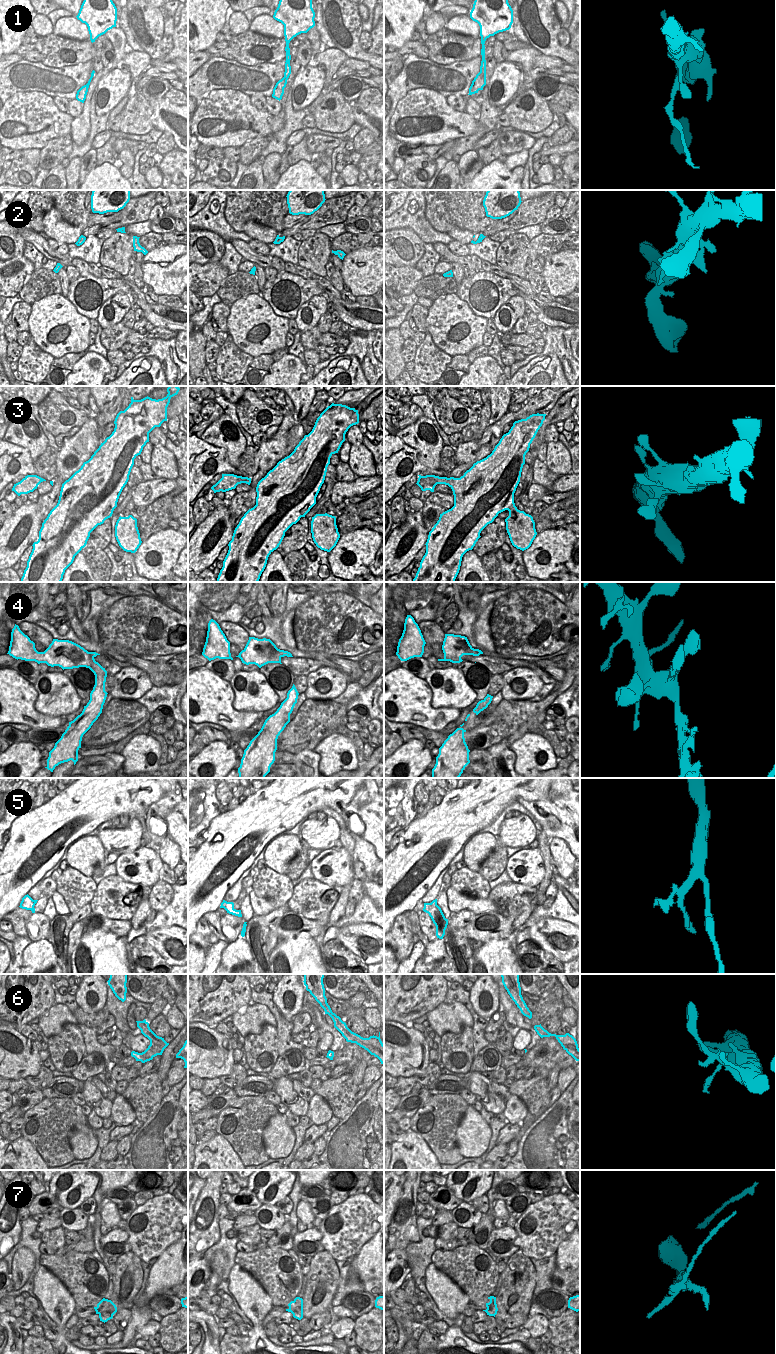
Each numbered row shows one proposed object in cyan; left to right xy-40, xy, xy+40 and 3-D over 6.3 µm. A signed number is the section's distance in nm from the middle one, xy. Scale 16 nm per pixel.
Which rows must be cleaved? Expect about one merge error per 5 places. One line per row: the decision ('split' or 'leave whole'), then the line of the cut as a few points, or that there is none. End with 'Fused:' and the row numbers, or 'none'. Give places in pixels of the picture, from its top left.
1: split; cut xy+40 (484, 42), (482, 46)
2: leave whole; cut none
3: leave whole; cut none
4: leave whole; cut none
5: leave whole; cut none
6: leave whole; cut none
7: split; cut xy-40 (98, 1313), (109, 1313), (112, 1317)
Fused: 1, 7

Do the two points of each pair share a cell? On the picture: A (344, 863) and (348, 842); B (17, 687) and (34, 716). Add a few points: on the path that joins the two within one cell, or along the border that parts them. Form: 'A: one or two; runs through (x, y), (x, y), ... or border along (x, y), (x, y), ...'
A: two; border along (342, 846), (352, 859)
B: one; runs through (17, 694), (17, 699), (27, 709)

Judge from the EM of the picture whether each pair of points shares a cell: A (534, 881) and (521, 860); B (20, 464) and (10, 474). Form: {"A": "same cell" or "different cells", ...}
{"A": "same cell", "B": "same cell"}

